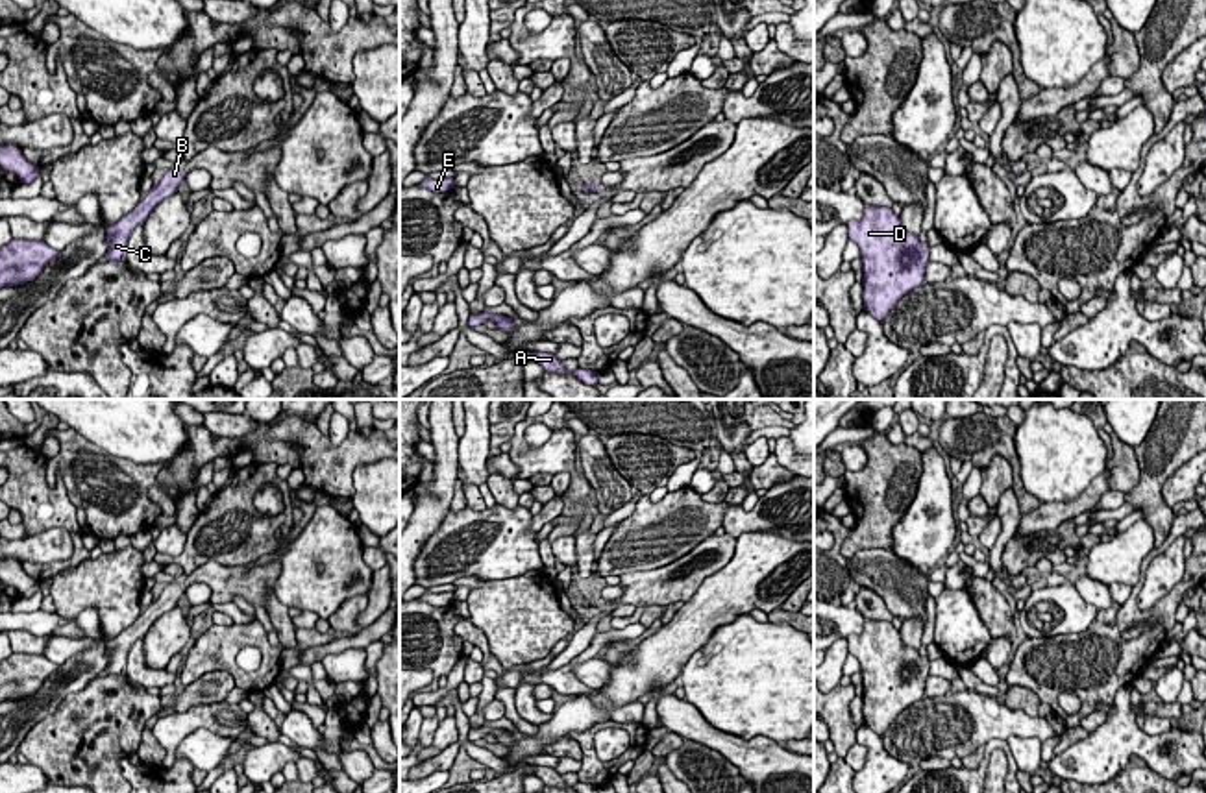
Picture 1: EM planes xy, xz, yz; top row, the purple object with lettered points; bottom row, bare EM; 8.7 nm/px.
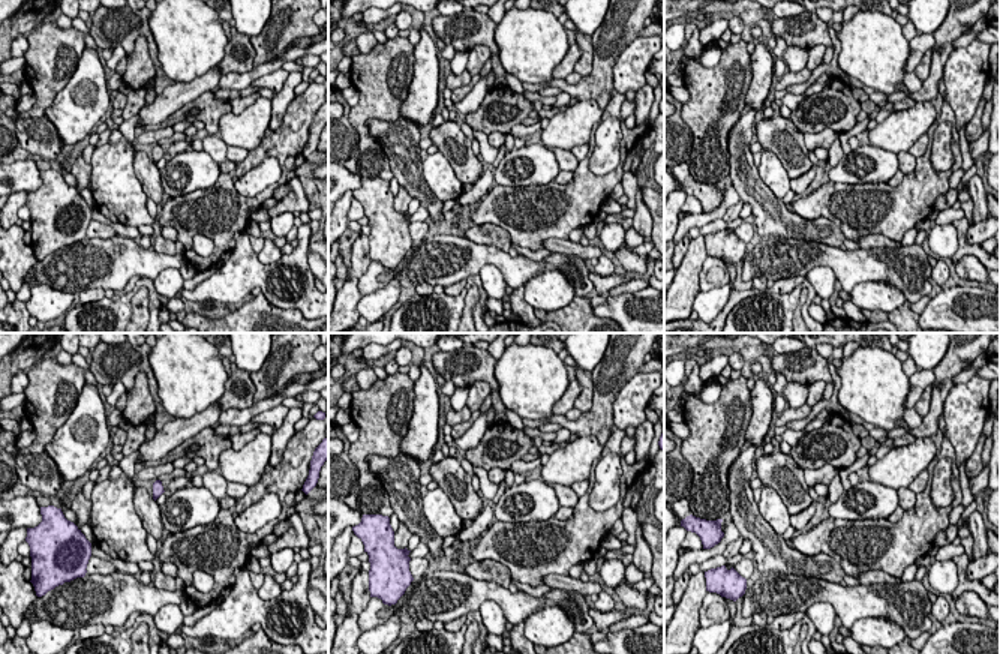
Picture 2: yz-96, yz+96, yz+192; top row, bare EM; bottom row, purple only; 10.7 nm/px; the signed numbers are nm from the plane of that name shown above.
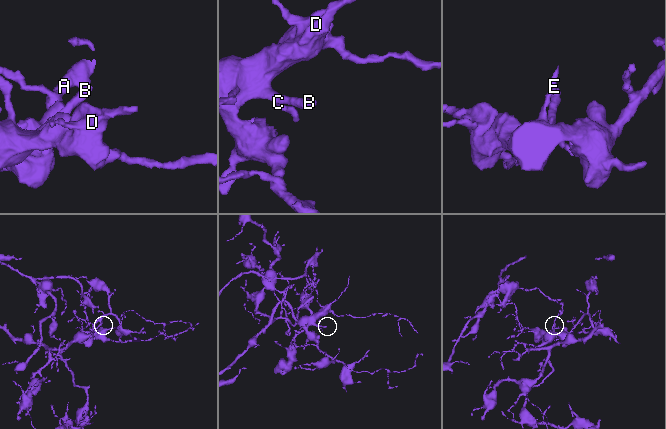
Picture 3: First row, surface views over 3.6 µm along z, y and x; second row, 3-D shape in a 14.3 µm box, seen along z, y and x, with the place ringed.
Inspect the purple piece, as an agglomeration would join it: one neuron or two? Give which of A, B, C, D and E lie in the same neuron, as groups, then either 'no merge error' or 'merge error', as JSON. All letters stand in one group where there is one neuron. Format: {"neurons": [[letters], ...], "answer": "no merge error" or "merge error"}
{"neurons": [["A", "B", "C", "D", "E"]], "answer": "no merge error"}

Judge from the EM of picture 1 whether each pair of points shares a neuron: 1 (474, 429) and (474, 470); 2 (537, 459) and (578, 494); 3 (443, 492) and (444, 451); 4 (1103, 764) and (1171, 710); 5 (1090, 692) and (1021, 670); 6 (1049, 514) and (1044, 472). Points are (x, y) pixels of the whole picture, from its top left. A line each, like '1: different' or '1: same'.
1: same
2: same
3: same
4: different
5: same
6: different

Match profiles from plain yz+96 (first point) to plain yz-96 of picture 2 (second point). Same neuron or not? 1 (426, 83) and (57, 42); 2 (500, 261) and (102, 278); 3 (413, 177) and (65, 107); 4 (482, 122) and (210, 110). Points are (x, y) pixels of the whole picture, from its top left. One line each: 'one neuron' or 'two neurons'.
1: two neurons
2: one neuron
3: two neurons
4: one neuron

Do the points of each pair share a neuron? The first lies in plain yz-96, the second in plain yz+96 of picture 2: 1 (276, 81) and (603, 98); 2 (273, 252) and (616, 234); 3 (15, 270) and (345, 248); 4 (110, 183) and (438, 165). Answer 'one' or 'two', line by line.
1: two
2: two
3: one
4: one

